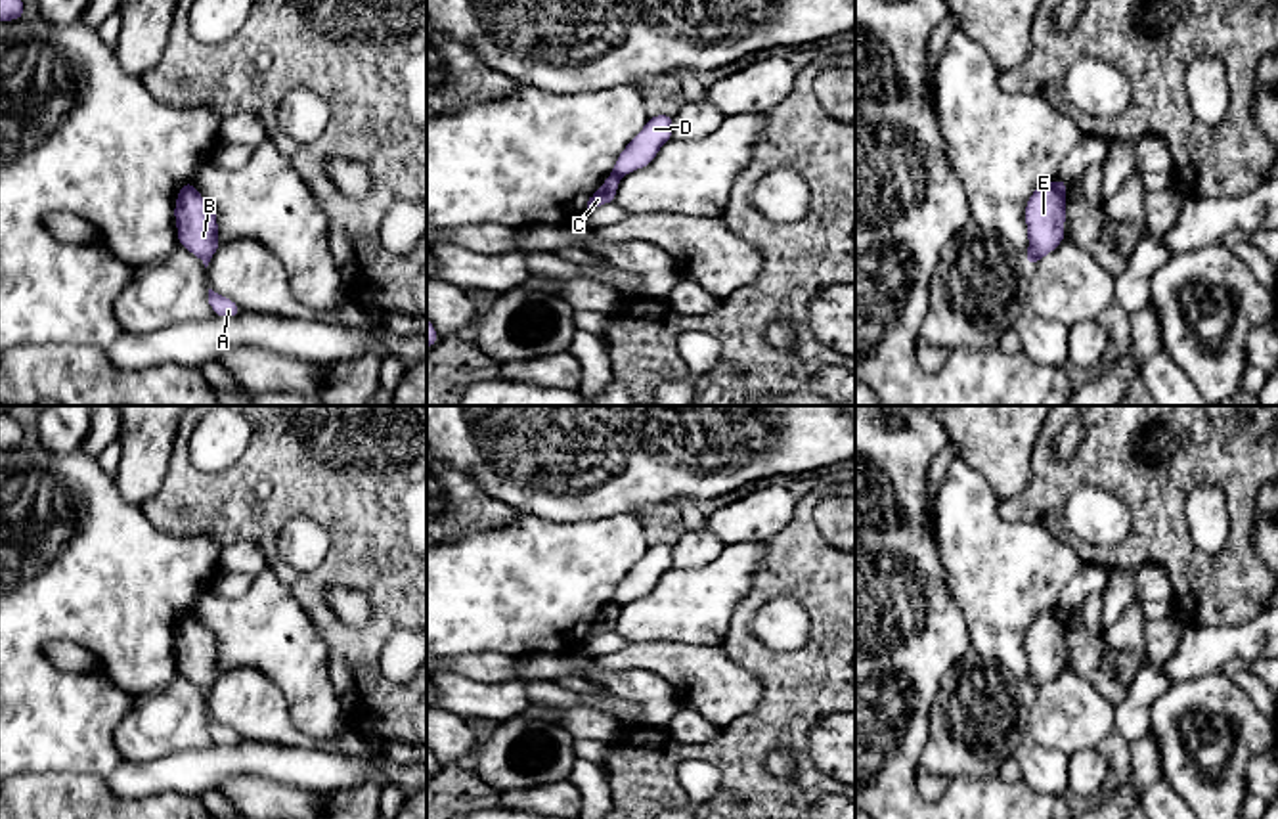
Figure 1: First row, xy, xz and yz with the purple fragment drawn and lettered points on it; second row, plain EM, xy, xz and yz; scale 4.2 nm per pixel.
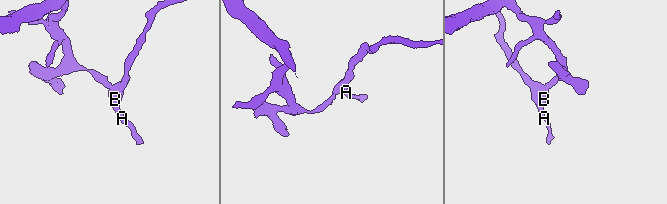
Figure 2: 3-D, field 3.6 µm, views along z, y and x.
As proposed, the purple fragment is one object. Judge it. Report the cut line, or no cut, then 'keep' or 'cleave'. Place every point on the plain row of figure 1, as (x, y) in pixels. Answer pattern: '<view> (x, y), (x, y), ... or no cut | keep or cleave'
xz (613, 601), (618, 607) | cleave

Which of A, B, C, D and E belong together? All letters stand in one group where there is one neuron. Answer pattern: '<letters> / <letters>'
A B D E / C

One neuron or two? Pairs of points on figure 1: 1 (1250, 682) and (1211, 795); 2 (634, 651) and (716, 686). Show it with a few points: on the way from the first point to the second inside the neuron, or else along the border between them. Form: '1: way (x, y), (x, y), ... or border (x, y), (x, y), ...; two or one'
1: border (1244, 691), (1257, 710); two
2: way (655, 655), (695, 670); one

